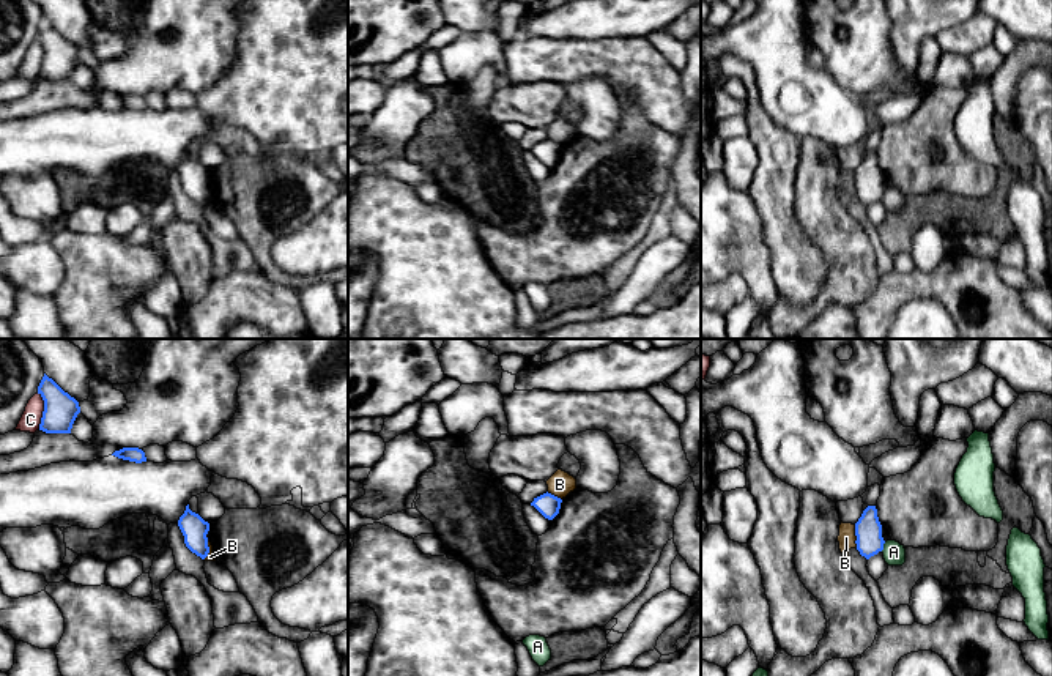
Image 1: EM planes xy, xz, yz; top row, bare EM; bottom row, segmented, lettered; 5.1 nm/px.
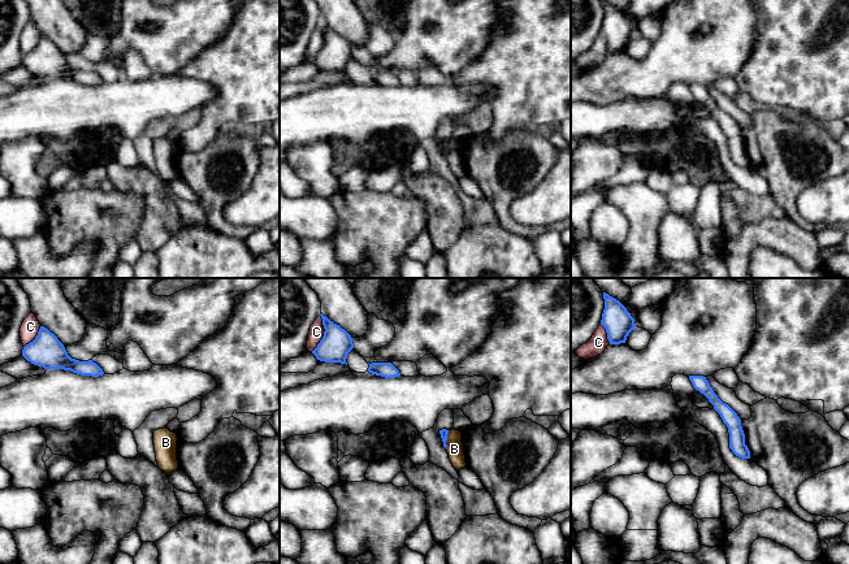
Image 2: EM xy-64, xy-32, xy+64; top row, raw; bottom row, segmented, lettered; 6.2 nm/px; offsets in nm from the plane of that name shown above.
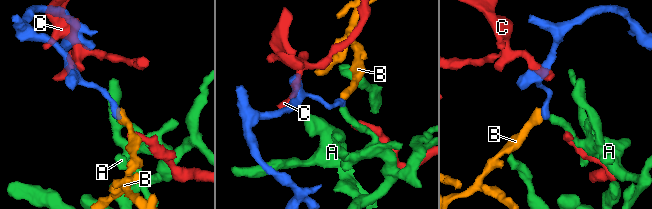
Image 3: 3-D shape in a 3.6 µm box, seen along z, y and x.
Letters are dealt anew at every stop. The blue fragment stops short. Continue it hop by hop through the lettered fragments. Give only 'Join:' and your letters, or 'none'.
Join: none

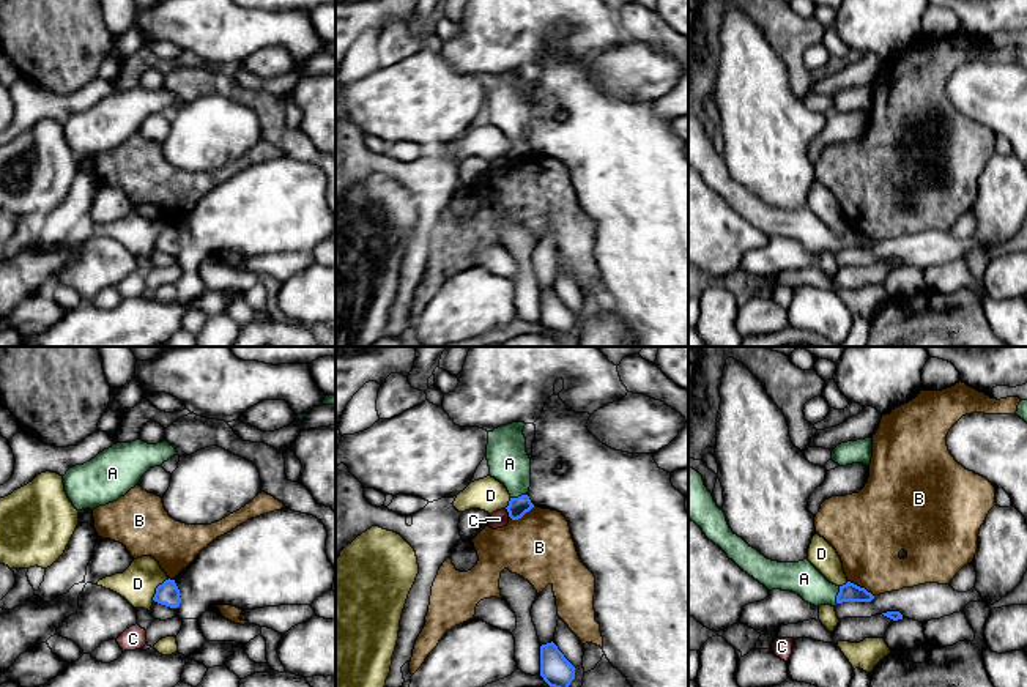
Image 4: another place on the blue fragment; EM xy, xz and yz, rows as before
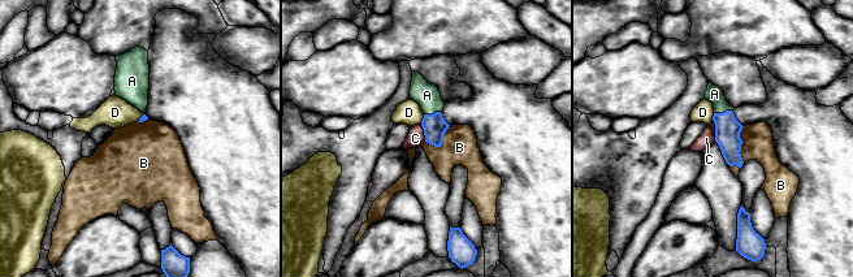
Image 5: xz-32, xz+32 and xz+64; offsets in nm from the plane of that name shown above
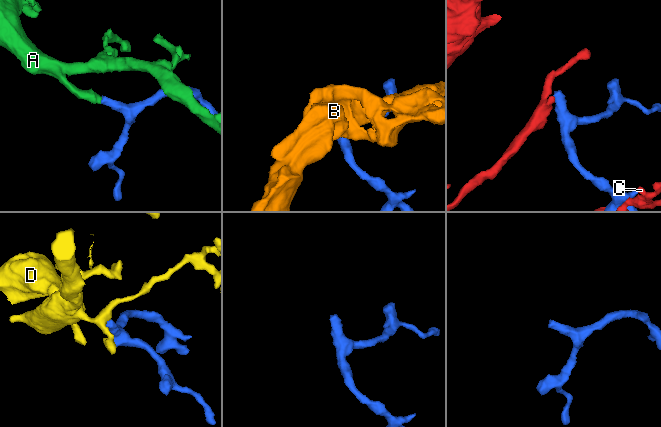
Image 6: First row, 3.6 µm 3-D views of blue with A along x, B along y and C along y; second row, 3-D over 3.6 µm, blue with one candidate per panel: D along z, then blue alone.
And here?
Join: A

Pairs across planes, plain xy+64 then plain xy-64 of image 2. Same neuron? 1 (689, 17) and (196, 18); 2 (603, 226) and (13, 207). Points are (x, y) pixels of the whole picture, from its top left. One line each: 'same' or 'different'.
1: same
2: same

